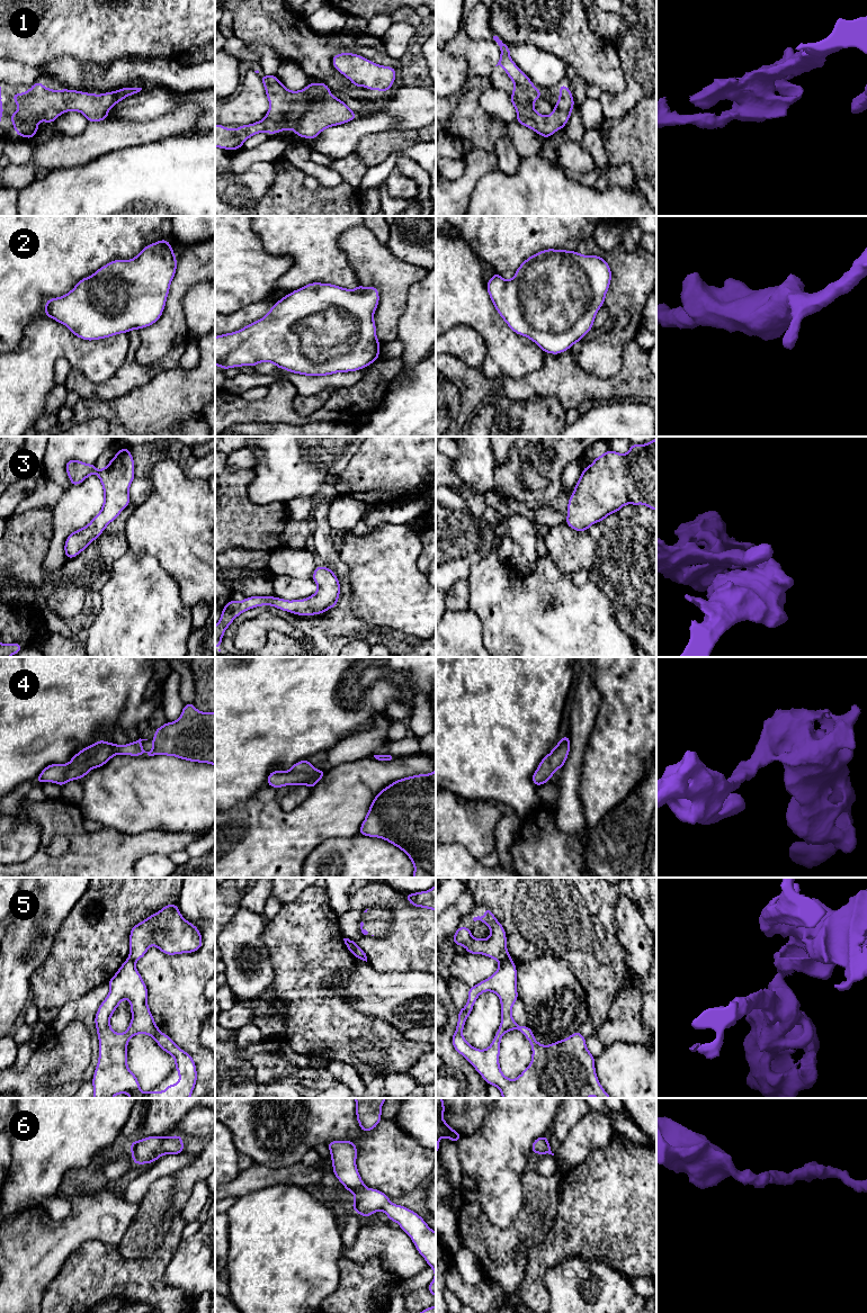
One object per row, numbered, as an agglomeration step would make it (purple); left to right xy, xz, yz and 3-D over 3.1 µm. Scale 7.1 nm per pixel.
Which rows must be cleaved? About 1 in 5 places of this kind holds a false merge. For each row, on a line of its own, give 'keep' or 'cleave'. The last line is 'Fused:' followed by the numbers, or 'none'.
1: keep
2: keep
3: keep
4: keep
5: cleave
6: keep
Fused: 5

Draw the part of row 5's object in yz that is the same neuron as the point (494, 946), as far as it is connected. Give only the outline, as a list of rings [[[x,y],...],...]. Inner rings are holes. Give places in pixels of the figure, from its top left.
[[[485,907],[485,915],[474,917],[474,921],[484,923],[491,930],[491,935],[485,938],[474,938],[471,935],[471,927],[457,927],[453,942],[455,945],[463,945],[468,954],[483,954],[499,962],[513,960],[507,950],[507,936],[503,926],[497,920],[491,909]]]

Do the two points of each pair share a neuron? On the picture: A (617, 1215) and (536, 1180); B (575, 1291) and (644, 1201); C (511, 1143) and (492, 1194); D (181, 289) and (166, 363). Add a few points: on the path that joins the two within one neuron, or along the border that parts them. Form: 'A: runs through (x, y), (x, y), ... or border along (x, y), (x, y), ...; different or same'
A: border along (560, 1175), (557, 1212), (554, 1215); different
B: border along (571, 1256), (588, 1261), (600, 1261), (622, 1273); different
C: runs through (499, 1156), (492, 1162), (492, 1181); same
D: border along (184, 343), (175, 345), (160, 359), (143, 363); different

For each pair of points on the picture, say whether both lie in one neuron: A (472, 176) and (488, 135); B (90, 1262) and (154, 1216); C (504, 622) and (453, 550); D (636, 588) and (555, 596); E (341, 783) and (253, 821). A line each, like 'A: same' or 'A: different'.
A: different
B: different
C: different
D: different
E: same

